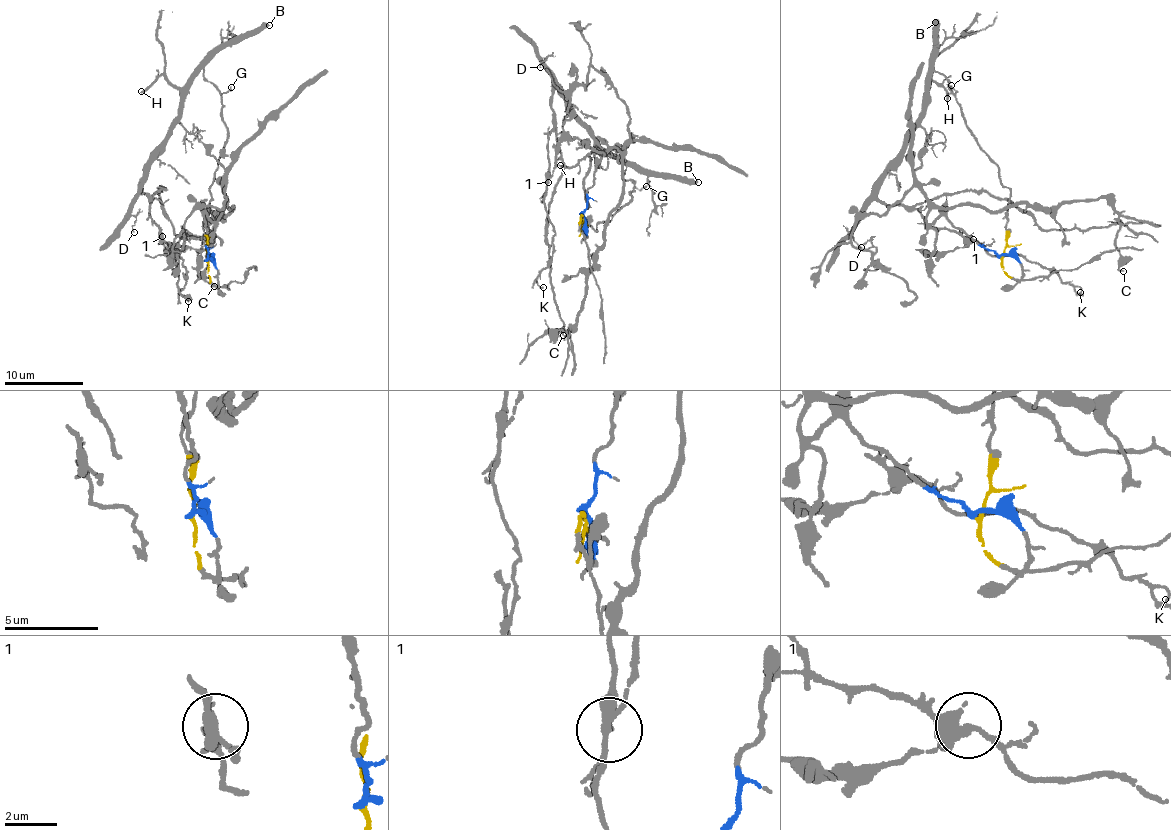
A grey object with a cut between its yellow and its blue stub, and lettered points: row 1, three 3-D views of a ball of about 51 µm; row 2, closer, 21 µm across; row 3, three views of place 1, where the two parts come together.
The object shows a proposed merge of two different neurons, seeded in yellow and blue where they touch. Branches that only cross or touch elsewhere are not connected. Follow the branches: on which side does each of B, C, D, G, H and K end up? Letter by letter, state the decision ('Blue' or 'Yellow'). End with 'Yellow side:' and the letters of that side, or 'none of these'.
B: Yellow
C: Blue
D: Yellow
G: Yellow
H: Yellow
K: Yellow
Yellow side: B, D, G, H, K

